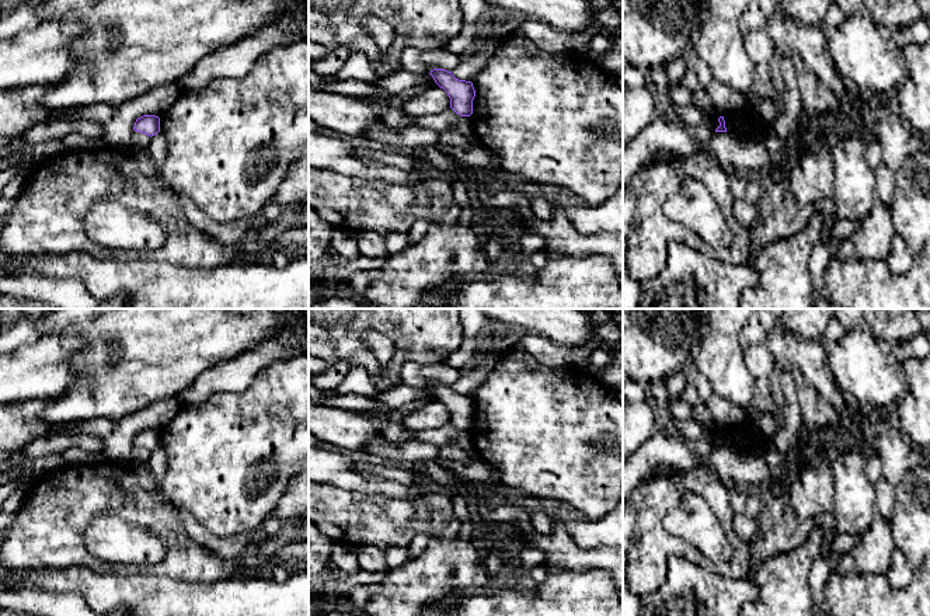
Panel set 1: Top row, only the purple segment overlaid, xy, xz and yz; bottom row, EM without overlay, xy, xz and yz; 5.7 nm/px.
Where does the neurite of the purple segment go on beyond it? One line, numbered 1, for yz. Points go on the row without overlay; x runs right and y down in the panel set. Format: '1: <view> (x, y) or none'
1: none

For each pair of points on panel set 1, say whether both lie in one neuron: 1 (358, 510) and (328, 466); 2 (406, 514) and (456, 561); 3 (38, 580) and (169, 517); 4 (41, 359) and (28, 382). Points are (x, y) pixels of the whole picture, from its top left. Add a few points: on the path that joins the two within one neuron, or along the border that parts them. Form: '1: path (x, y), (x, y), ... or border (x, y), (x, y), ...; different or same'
1: border (323, 483), (344, 490), (378, 494); different
2: border (429, 536), (455, 538); different
3: border (35, 566), (84, 564), (100, 573); different
4: path (41, 365), (30, 376); same

